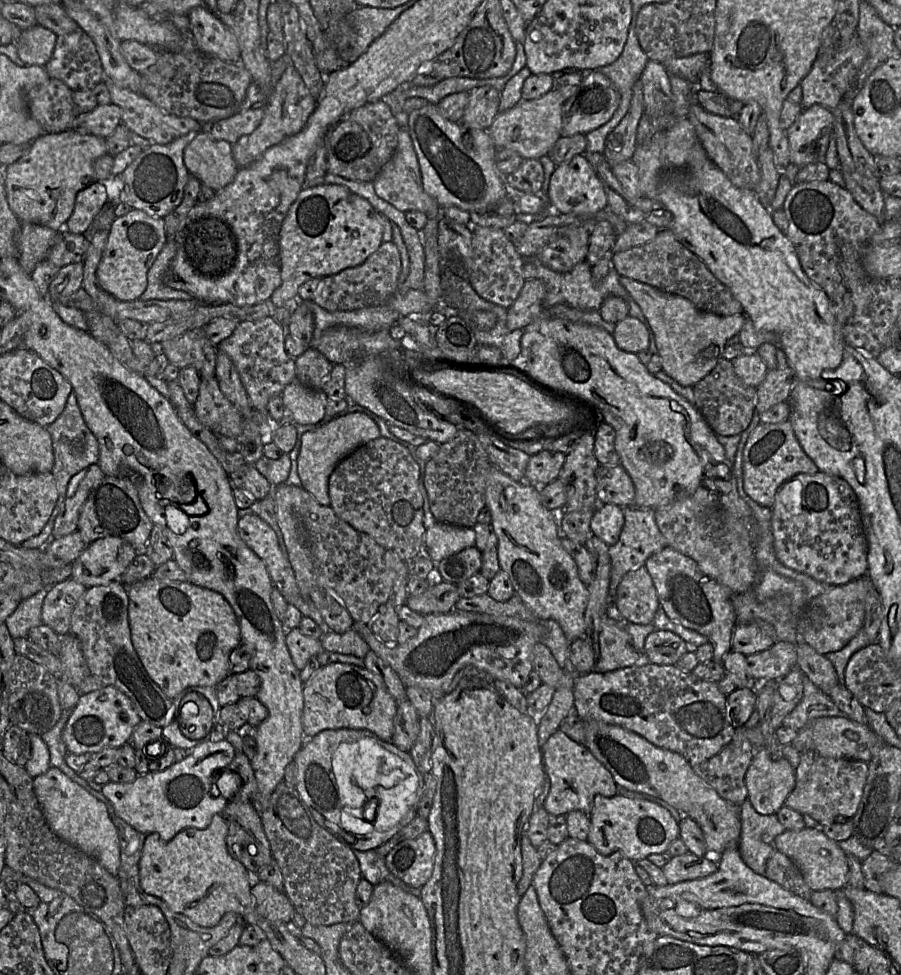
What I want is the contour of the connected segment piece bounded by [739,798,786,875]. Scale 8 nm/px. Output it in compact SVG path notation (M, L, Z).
M748 798L739 807L741 819L739 852L741 858L755 873L764 875L767 861L775 848L773 843L764 843L761 836L766 833L775 838L786 829L779 822L776 814L759 814Z

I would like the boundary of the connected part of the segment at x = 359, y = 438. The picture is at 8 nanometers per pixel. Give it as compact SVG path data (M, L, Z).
M351 413L302 436L297 460L302 487L322 506L330 506L328 482L337 464L361 445L381 436L376 422L364 413Z

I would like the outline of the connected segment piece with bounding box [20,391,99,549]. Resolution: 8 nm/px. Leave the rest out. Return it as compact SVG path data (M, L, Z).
M73 391L68 396L66 405L61 414L53 423L47 426L46 429L49 432L52 440L54 465L51 473L56 480L58 500L48 522L42 531L38 535L24 541L20 545L26 549L43 549L43 547L50 542L52 539L54 522L64 504L70 480L76 474L80 473L90 465L97 464L99 460L99 446L97 439L91 430L87 427L78 406L76 394Z

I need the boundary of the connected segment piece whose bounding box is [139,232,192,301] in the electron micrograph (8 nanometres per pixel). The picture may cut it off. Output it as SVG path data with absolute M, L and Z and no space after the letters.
M166 232L166 242L148 271L147 287L140 296L140 300L189 300L192 298L189 293L170 288L163 282L163 276L174 256L175 237L169 240L168 232Z

